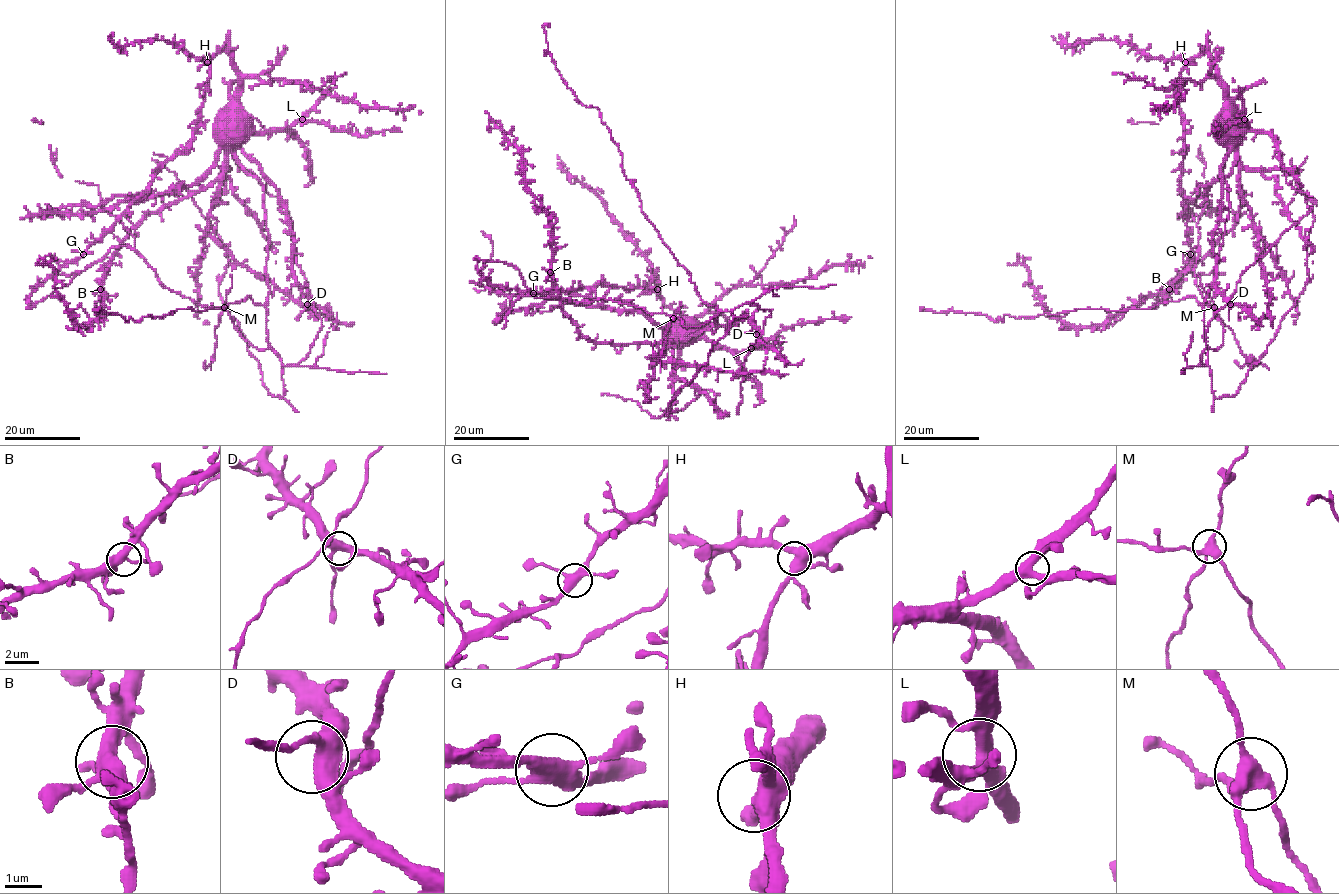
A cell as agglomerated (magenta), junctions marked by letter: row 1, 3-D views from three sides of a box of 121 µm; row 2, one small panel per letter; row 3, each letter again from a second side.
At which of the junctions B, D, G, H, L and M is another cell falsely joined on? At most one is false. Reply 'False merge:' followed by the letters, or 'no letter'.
False merge: M

